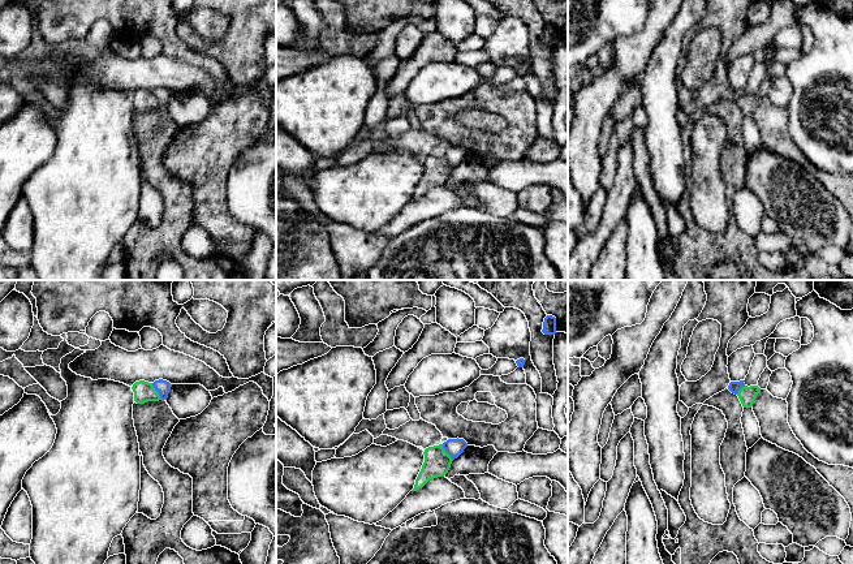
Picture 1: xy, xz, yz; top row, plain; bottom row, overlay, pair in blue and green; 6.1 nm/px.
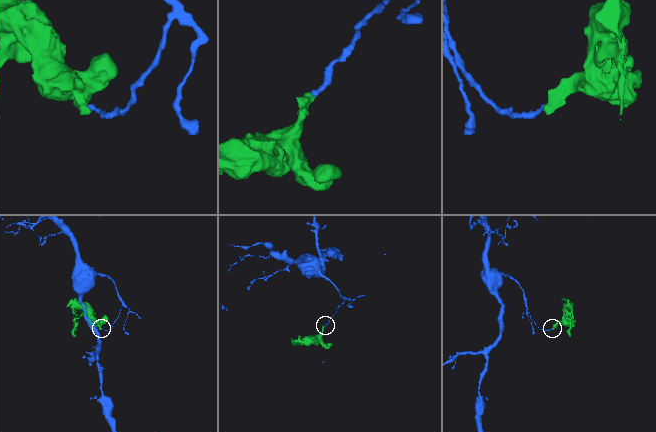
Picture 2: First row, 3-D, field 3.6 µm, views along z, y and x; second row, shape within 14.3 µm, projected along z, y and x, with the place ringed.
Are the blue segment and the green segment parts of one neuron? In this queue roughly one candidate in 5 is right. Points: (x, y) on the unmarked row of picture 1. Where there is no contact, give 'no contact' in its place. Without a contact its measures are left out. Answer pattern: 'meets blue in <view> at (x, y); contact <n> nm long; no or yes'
meets blue in xy at (156, 98); contact 120 nm long; no

